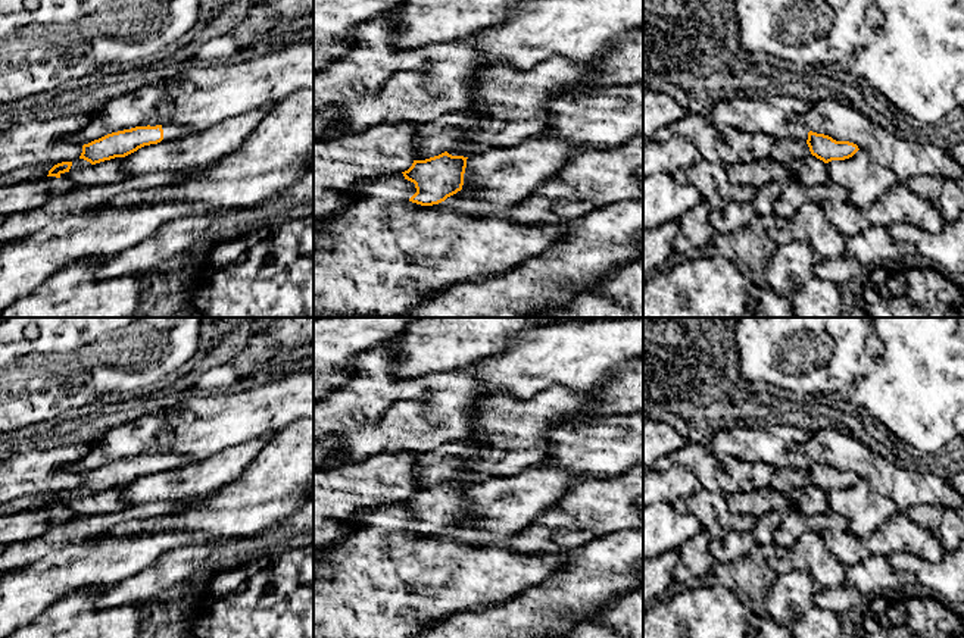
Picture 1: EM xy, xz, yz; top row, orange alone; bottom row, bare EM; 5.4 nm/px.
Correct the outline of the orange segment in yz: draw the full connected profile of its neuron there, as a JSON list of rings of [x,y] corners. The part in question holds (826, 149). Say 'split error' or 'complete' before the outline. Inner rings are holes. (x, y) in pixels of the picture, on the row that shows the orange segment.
split error | [[[809,131],[807,141],[792,138],[774,140],[771,159],[779,163],[805,157],[808,154],[829,163],[832,160],[845,160],[858,151],[858,146],[849,141],[836,141],[829,135]]]

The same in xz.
split error | [[[456,110],[431,122],[418,123],[414,163],[402,172],[417,188],[409,201],[433,206],[462,190],[468,157],[452,156],[447,151],[469,128],[481,126],[489,121],[475,112]]]

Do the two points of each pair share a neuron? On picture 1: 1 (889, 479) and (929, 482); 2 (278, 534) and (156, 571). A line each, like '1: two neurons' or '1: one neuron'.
1: one neuron
2: one neuron

